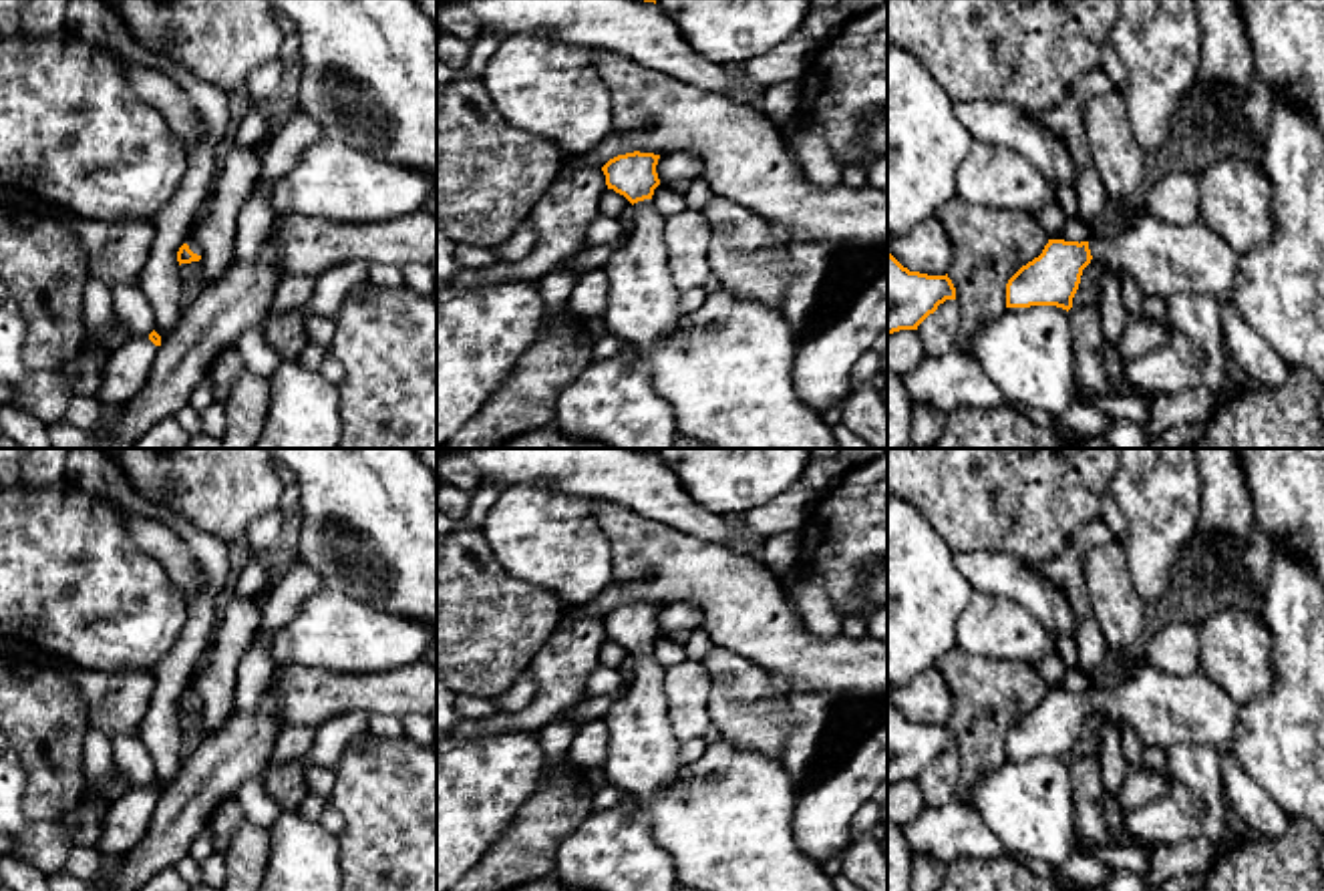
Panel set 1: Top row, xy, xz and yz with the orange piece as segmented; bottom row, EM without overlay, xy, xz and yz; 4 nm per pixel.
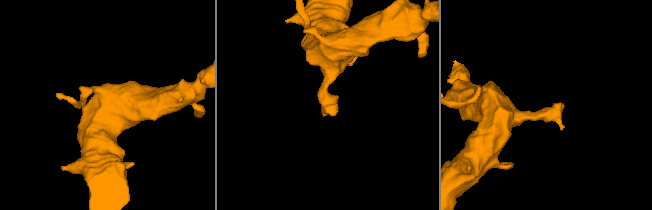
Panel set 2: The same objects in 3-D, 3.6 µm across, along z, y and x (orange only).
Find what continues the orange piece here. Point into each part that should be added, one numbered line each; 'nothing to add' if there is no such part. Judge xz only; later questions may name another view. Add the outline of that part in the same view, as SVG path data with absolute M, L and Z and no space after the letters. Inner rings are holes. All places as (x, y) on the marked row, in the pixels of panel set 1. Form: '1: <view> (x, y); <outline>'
1: xz (642, 302); M652 199L634 203L628 239L600 272L608 280L606 328L632 348L666 338L682 318L682 292L666 263L664 221Z

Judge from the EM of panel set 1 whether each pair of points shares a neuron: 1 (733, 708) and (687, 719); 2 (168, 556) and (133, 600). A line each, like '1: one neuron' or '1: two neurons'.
1: two neurons
2: two neurons

